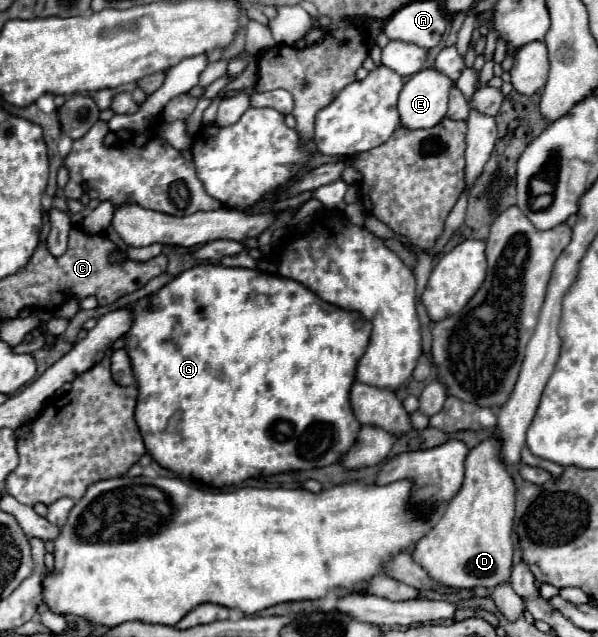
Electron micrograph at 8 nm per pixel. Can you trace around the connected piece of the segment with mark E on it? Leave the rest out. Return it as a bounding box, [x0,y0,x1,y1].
[400,68,454,130]

